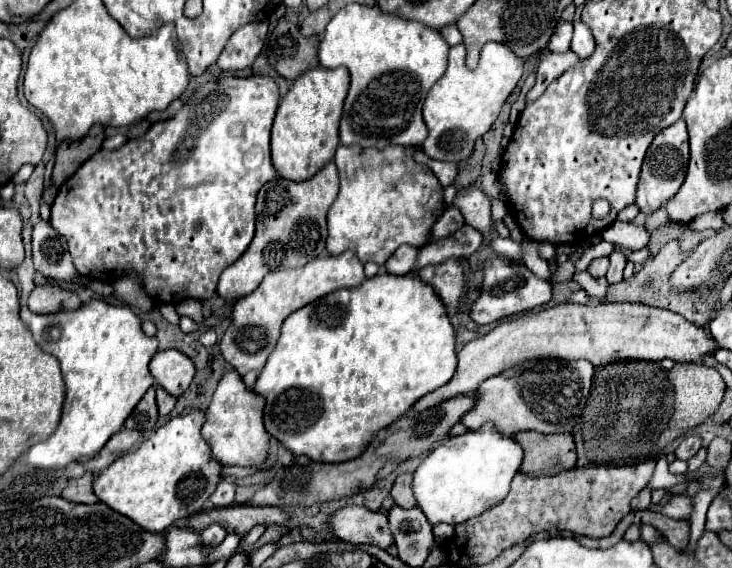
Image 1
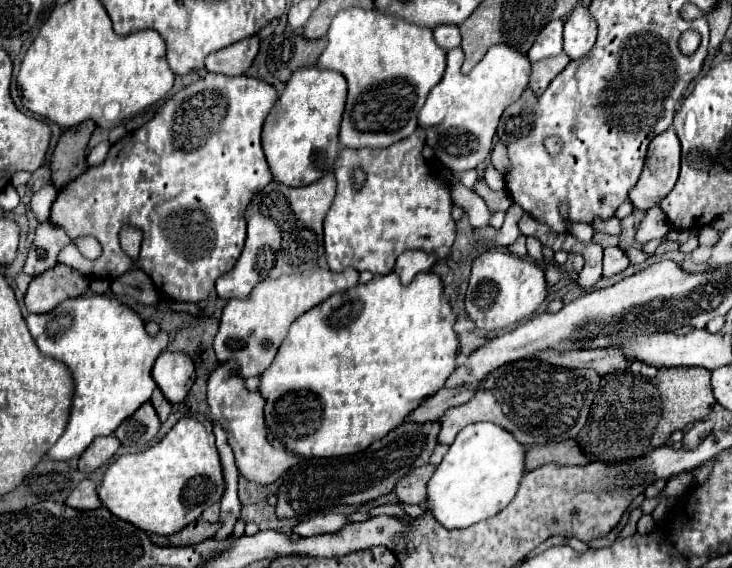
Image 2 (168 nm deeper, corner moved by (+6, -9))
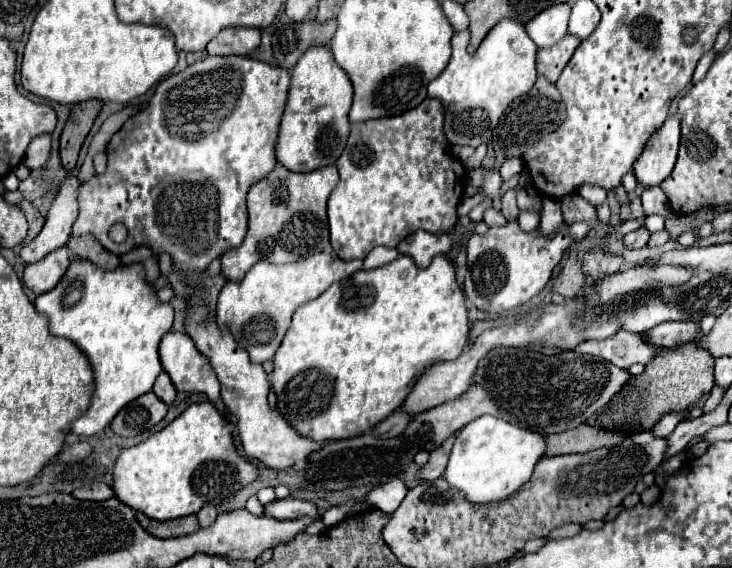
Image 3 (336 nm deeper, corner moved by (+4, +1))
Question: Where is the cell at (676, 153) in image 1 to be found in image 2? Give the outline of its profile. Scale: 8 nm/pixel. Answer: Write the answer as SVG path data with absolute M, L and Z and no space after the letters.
M673 128L651 140L639 182L629 192L637 210L645 212L657 206L673 190L679 176L679 154L681 146Z

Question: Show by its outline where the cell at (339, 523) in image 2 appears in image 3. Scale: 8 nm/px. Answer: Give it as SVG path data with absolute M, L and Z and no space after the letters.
M283 498L283 500L273 500L267 506L263 506L265 516L273 516L277 520L295 520L299 516L315 516L317 506L305 500L297 498Z

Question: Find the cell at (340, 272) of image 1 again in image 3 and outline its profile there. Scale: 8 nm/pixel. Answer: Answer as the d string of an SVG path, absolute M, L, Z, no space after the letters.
M313 254L309 258L291 262L291 264L271 264L257 262L243 280L227 280L217 302L217 324L229 328L237 344L243 346L253 362L273 360L281 340L291 324L293 312L299 304L317 298L333 282L345 280L357 270L363 268L363 260L341 260L335 254Z

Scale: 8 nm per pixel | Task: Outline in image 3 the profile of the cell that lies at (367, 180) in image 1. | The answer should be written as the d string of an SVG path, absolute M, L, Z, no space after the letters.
M425 98L415 110L407 110L407 114L351 126L349 142L337 160L341 180L333 188L327 202L331 246L339 258L365 258L375 246L395 248L415 230L427 230L437 234L447 232L457 224L455 210L463 196L465 170L463 164L455 156L451 156L449 142L443 132L443 116L443 104L439 100Z

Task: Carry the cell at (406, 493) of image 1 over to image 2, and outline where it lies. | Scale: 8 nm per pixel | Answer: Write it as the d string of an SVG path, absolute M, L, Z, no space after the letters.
M425 464L421 468L415 468L413 472L409 472L409 476L401 478L395 486L395 494L399 498L401 504L423 504L425 502L425 484L429 480L429 476L433 474L435 466Z

